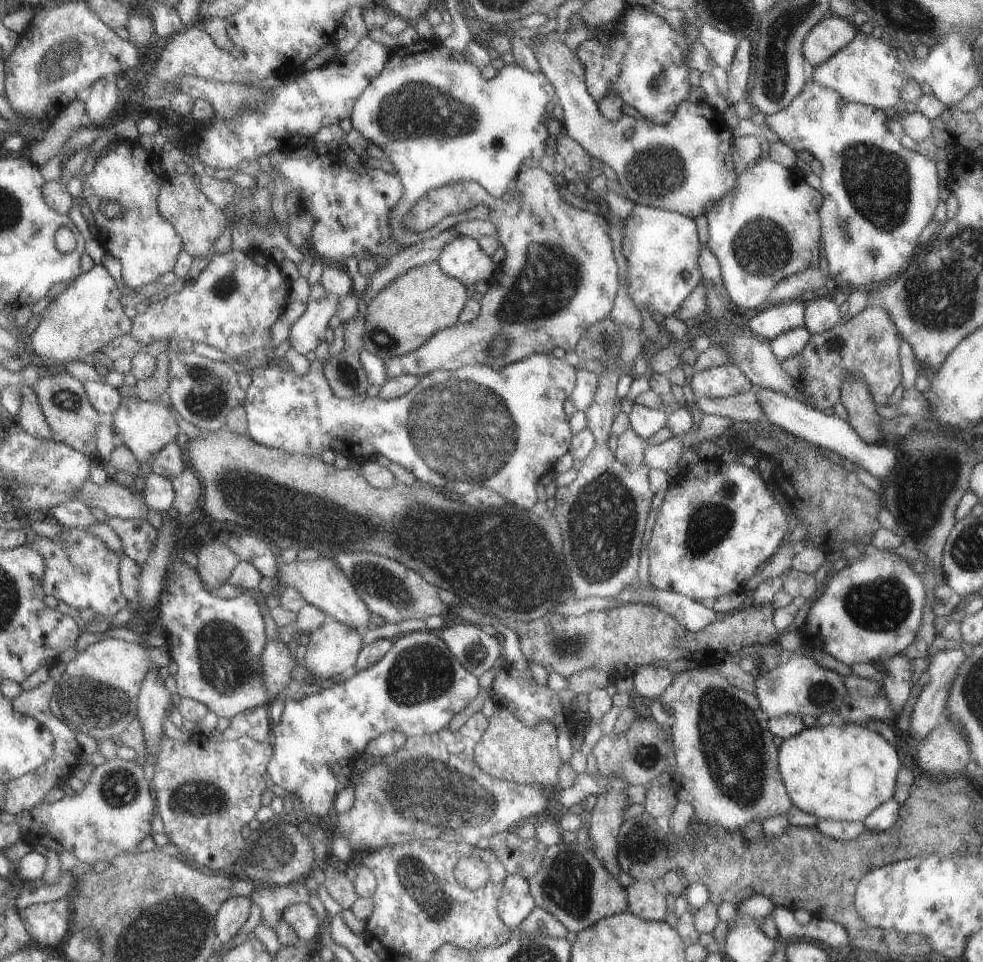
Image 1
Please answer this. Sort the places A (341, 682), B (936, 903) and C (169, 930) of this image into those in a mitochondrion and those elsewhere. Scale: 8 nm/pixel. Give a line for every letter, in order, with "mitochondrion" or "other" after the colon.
A: other
B: other
C: mitochondrion

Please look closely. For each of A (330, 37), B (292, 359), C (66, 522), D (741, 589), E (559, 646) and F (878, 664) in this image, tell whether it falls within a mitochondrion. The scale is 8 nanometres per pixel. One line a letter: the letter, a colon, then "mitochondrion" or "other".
A: other
B: other
C: other
D: other
E: mitochondrion
F: other

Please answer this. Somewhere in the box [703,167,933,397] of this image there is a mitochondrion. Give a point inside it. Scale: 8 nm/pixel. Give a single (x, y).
(761, 247)

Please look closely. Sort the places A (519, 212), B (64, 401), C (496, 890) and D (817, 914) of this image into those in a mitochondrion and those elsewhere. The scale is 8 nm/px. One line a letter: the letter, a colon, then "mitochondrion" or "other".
A: other
B: mitochondrion
C: other
D: other

